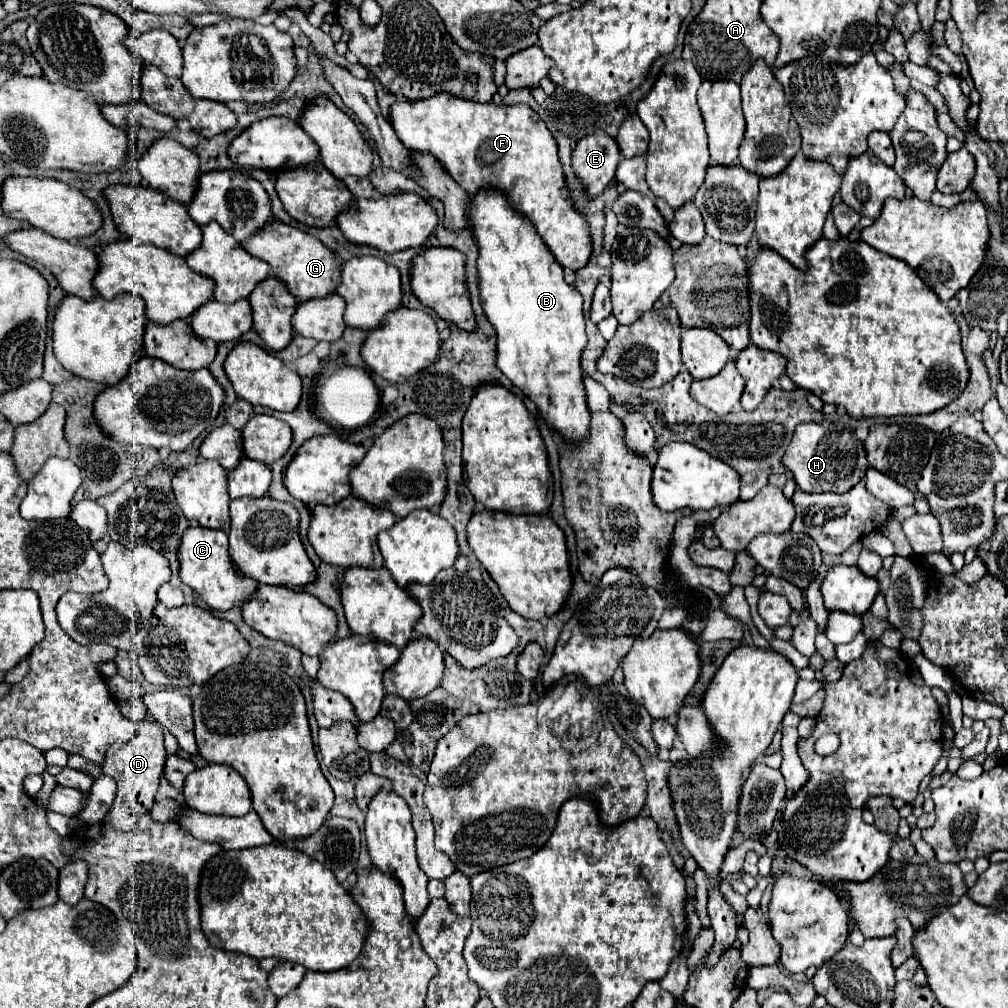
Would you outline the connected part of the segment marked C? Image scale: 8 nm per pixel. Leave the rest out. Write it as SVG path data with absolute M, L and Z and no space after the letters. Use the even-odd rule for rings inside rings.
M192 524L182 536L178 562L182 582L198 592L198 596L214 610L230 610L230 606L234 604L242 606L242 602L246 602L246 598L250 598L250 594L254 594L254 590L258 588L254 580L236 570L228 552L228 536L222 530L210 530Z

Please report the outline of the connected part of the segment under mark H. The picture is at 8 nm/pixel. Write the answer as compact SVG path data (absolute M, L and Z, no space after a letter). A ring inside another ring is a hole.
M802 422L802 426L796 428L790 446L786 448L782 462L788 468L788 472L792 472L798 488L804 492L842 494L850 490L854 484L858 484L868 470L864 444L846 424Z

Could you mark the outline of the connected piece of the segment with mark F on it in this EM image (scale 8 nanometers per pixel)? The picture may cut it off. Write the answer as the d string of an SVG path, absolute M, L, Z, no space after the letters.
M436 94L434 98L426 98L418 102L410 102L410 100L396 102L392 106L390 120L398 138L406 148L434 154L450 172L450 176L468 194L474 194L476 190L486 186L504 190L510 198L512 208L518 212L524 212L534 222L538 234L544 238L544 242L550 246L550 252L554 254L554 258L558 258L558 262L564 268L580 270L582 266L586 266L592 254L590 226L586 222L586 216L580 214L570 202L570 192L566 188L562 162L556 152L556 140L530 106L526 104L496 106L492 102L476 104L466 98L458 98L454 94Z

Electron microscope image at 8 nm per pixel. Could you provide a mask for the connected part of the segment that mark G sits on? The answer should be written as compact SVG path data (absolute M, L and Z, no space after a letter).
M270 220L262 230L258 230L250 240L242 242L244 250L248 250L252 256L262 258L270 264L276 278L280 278L290 294L298 298L298 302L326 298L328 294L334 294L334 286L338 284L338 274L342 264L336 260L334 250L326 248L318 238L284 224L280 220Z

